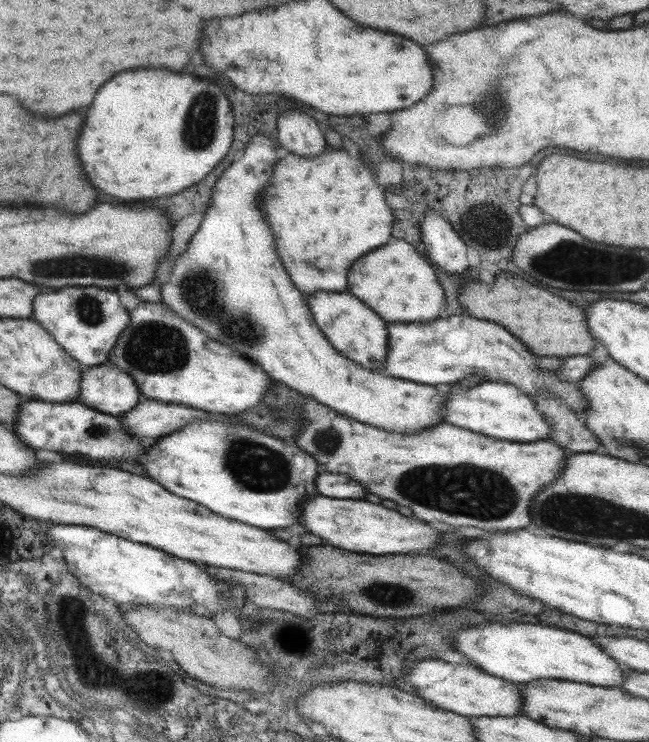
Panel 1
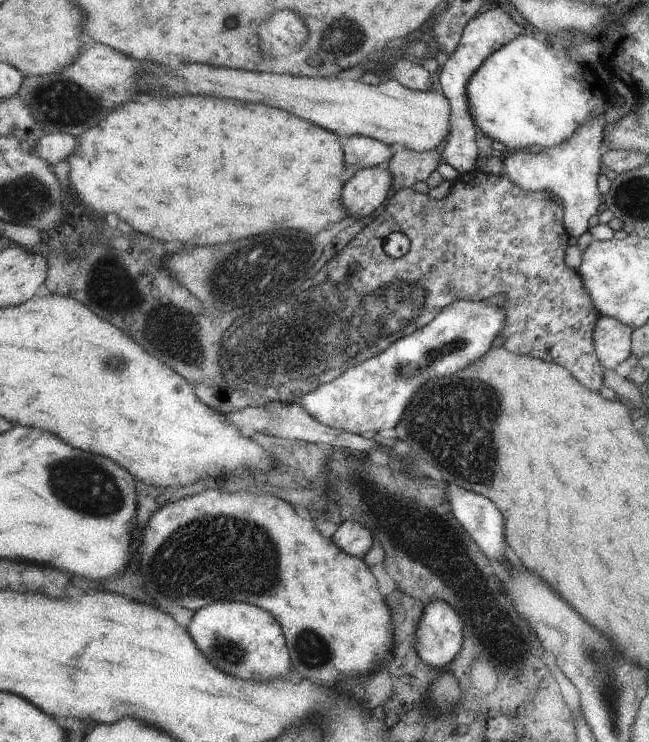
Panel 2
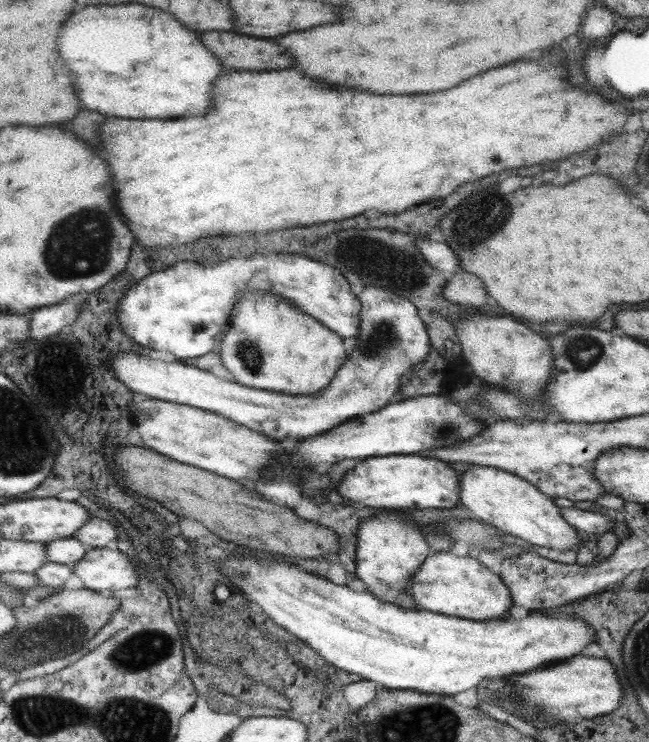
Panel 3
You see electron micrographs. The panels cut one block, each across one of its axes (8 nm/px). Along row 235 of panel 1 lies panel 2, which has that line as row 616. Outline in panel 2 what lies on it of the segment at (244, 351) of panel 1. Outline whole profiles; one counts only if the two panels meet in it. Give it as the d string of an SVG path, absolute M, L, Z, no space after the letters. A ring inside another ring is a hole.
M217 601L193 611L186 626L197 650L223 672L251 681L269 680L271 676L285 676L291 662L281 627L270 612L245 602Z

